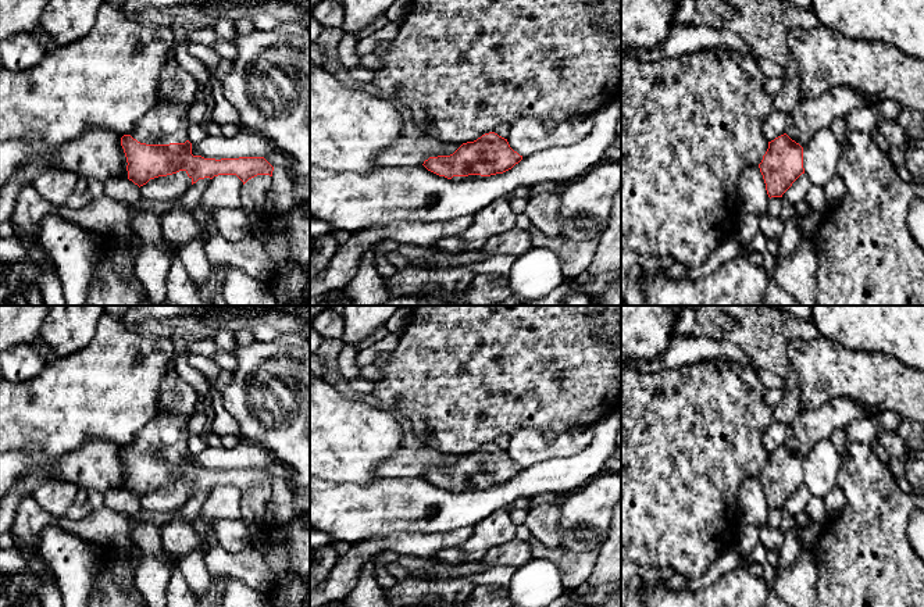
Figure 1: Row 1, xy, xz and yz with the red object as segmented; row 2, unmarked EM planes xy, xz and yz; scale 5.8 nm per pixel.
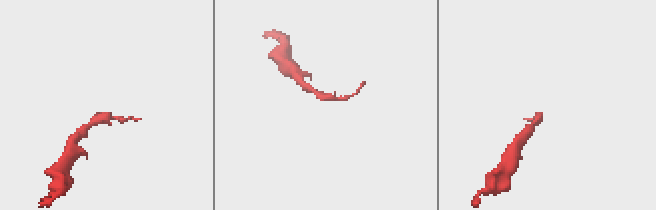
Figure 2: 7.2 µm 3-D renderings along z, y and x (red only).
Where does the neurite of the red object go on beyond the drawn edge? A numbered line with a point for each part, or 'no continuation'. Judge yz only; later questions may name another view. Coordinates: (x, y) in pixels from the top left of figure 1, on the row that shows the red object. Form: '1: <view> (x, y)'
1: yz (809, 115)

